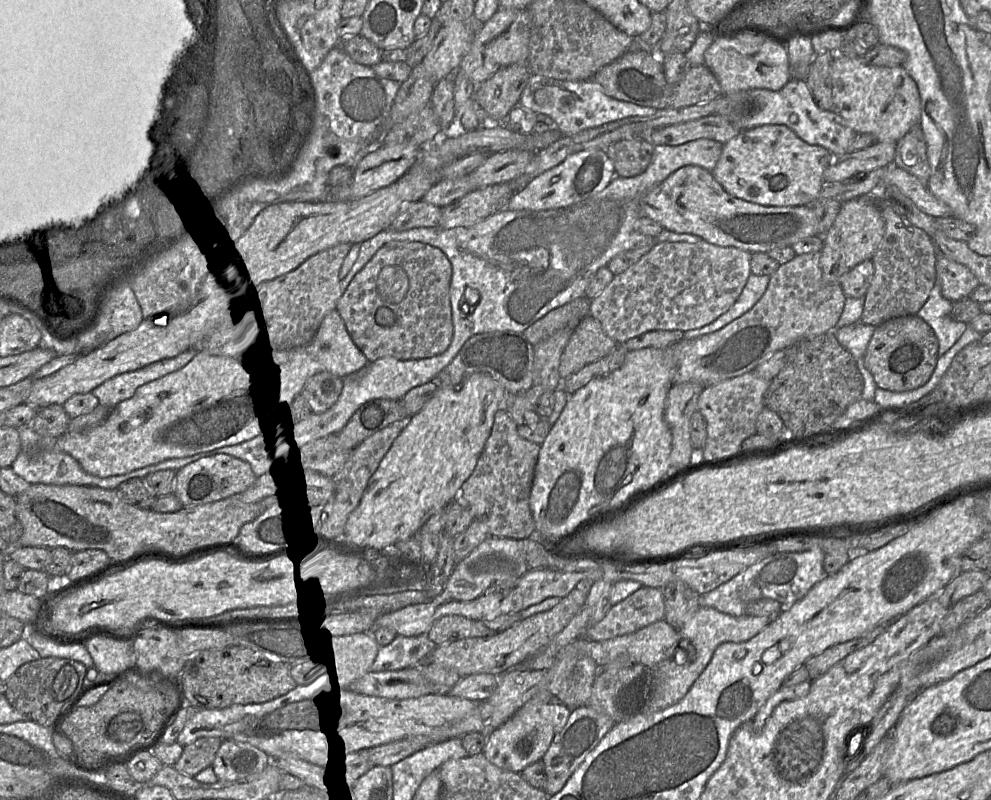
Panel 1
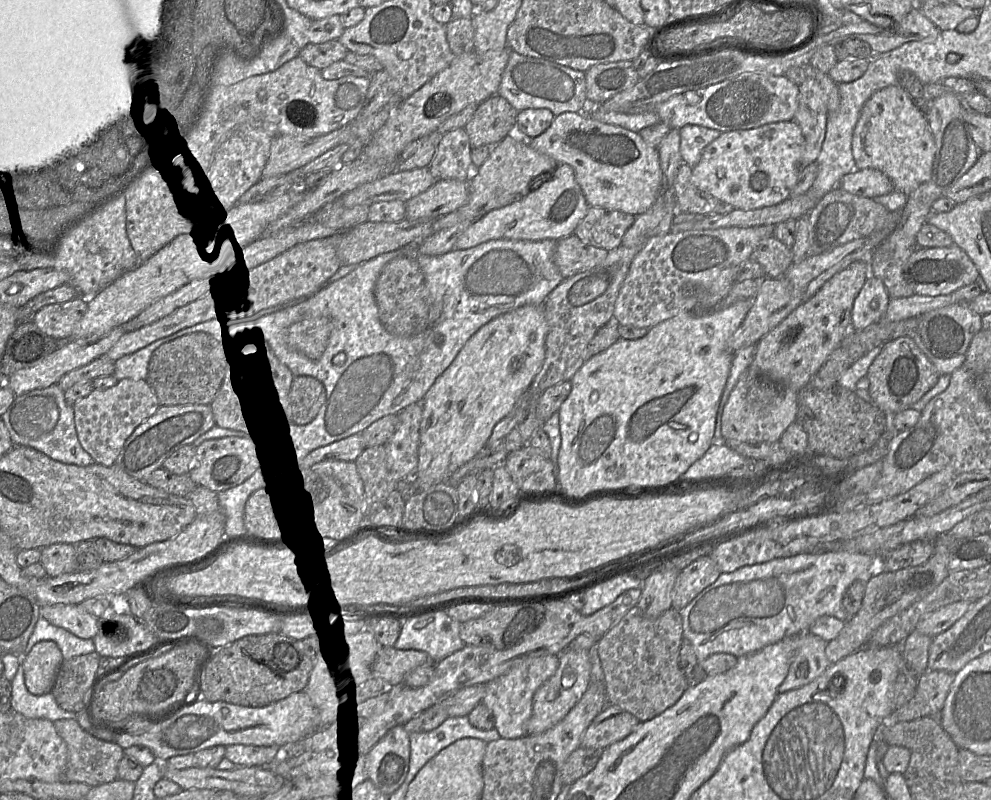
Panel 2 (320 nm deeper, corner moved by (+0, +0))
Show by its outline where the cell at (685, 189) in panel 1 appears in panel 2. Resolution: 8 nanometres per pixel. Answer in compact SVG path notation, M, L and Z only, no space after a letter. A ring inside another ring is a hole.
M564 112L555 116L542 134L526 140L534 150L553 158L558 164L568 164L573 168L575 179L589 206L637 216L646 212L661 193L663 172L657 148L648 145L637 132L597 121L582 112Z

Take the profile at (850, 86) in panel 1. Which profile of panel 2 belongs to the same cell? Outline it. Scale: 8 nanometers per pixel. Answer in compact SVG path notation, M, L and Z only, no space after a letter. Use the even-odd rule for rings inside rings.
M900 85L887 86L865 102L852 137L857 169L874 168L883 172L895 190L908 195L930 180L935 151L926 115Z

